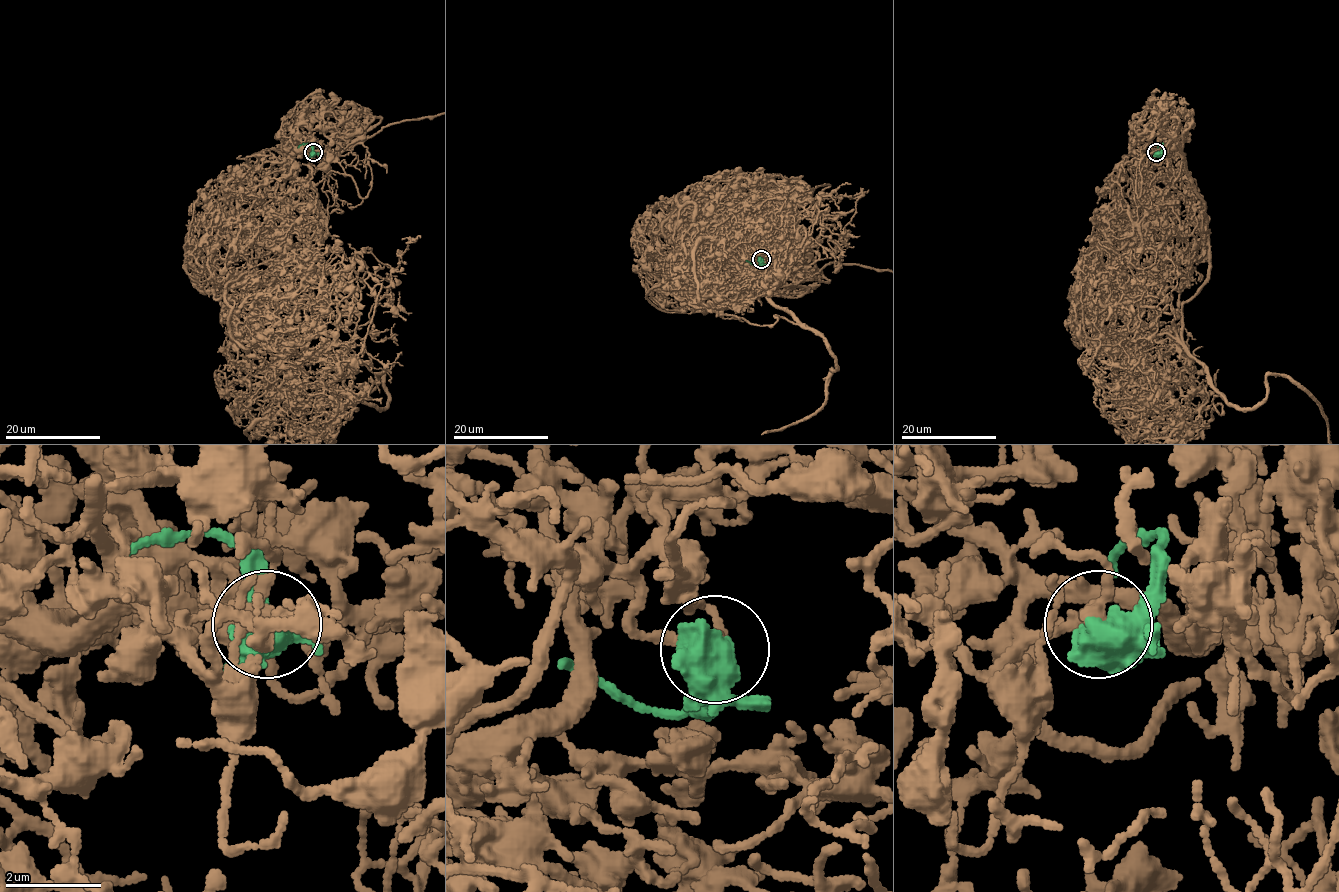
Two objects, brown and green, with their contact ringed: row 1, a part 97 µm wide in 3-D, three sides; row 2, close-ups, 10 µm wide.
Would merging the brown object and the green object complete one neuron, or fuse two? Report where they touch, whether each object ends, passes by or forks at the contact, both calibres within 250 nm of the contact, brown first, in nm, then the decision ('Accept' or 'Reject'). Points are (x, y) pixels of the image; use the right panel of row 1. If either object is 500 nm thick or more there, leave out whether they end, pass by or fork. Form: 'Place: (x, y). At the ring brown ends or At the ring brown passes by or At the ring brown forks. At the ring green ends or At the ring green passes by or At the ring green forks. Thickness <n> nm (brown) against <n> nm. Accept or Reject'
Place: (1156, 152). Thickness 240 nm (brown) against 500 nm. Accept

